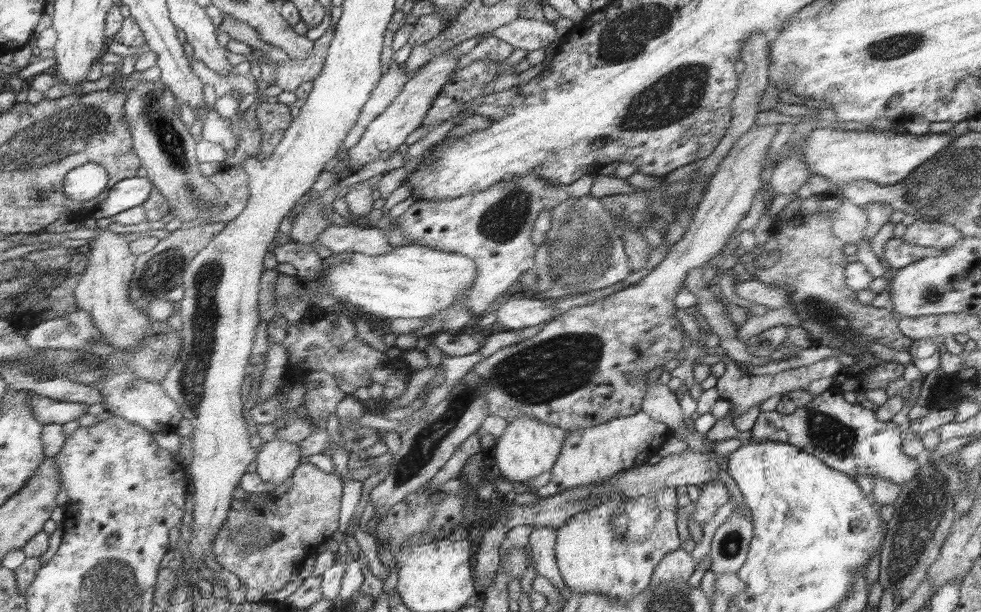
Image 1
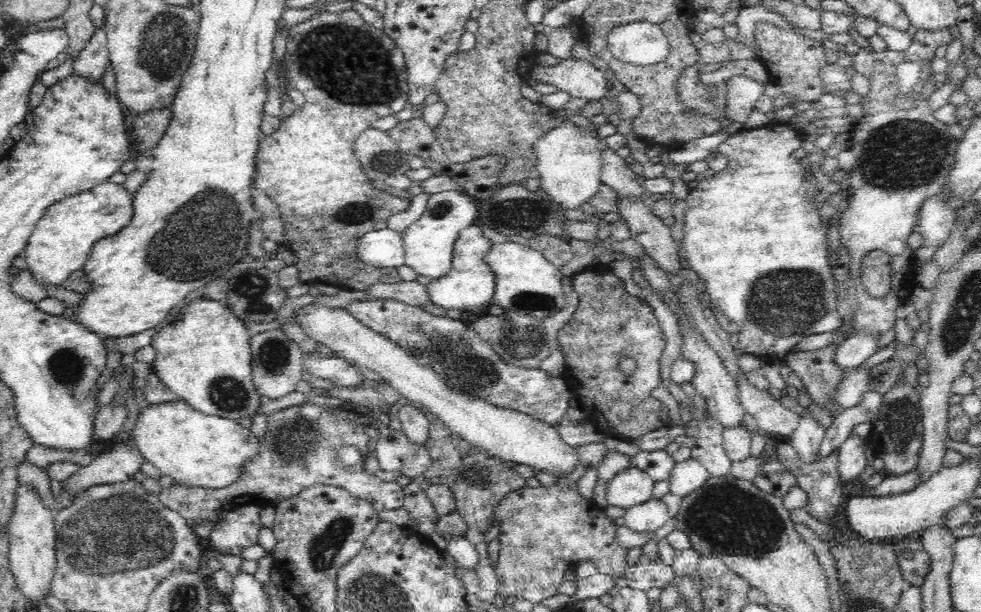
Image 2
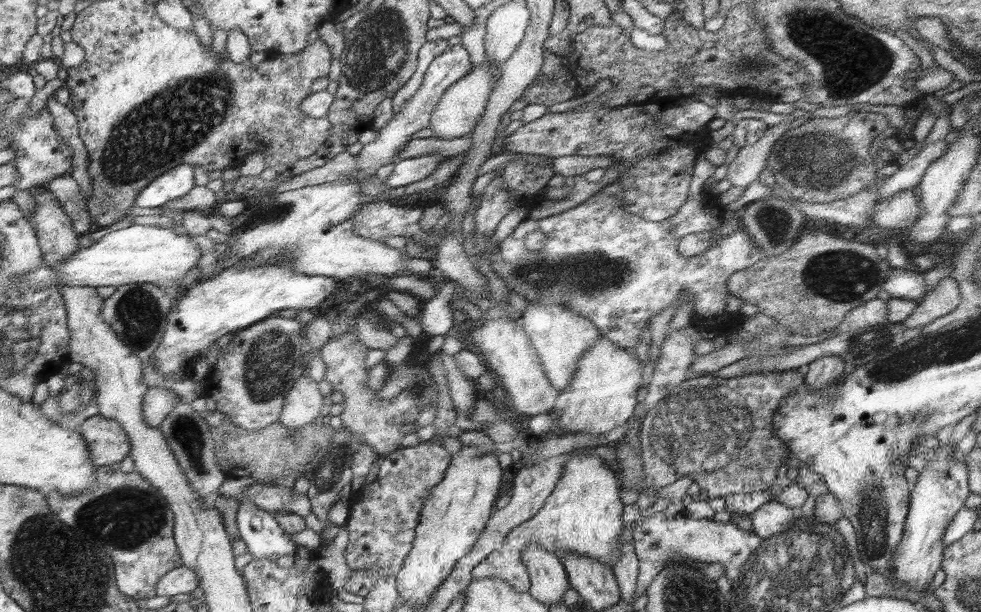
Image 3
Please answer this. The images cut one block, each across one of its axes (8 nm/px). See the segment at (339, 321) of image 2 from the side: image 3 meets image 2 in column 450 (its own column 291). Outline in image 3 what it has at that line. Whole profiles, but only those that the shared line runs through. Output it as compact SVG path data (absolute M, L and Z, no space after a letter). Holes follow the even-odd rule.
M302 376L298 386L290 388L284 398L284 412L279 420L286 428L298 430L320 418L324 396L318 390L317 382L309 376Z

